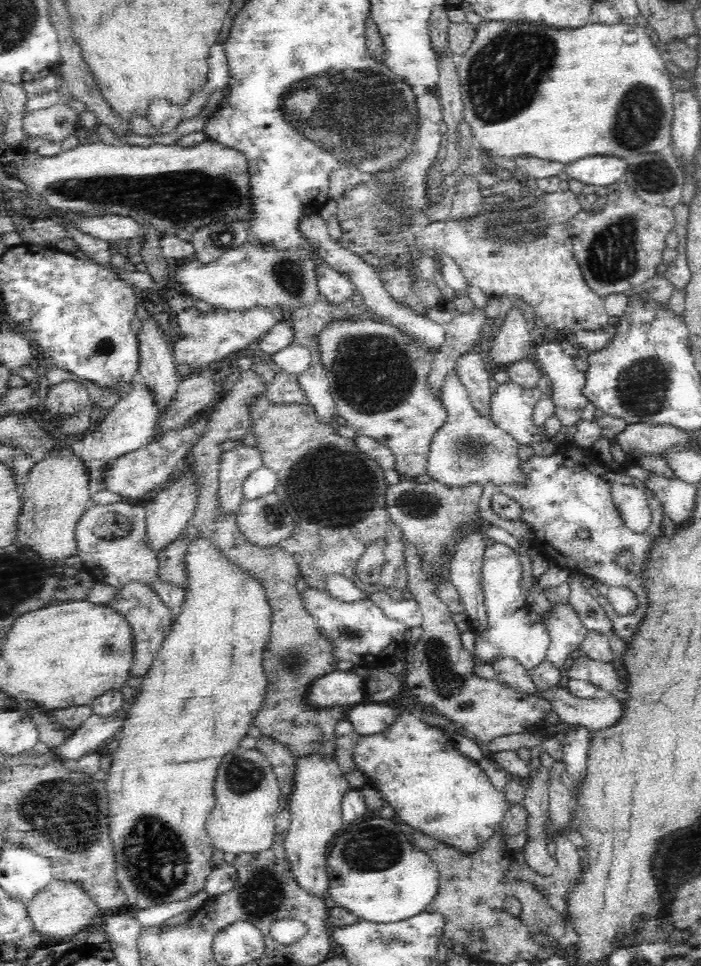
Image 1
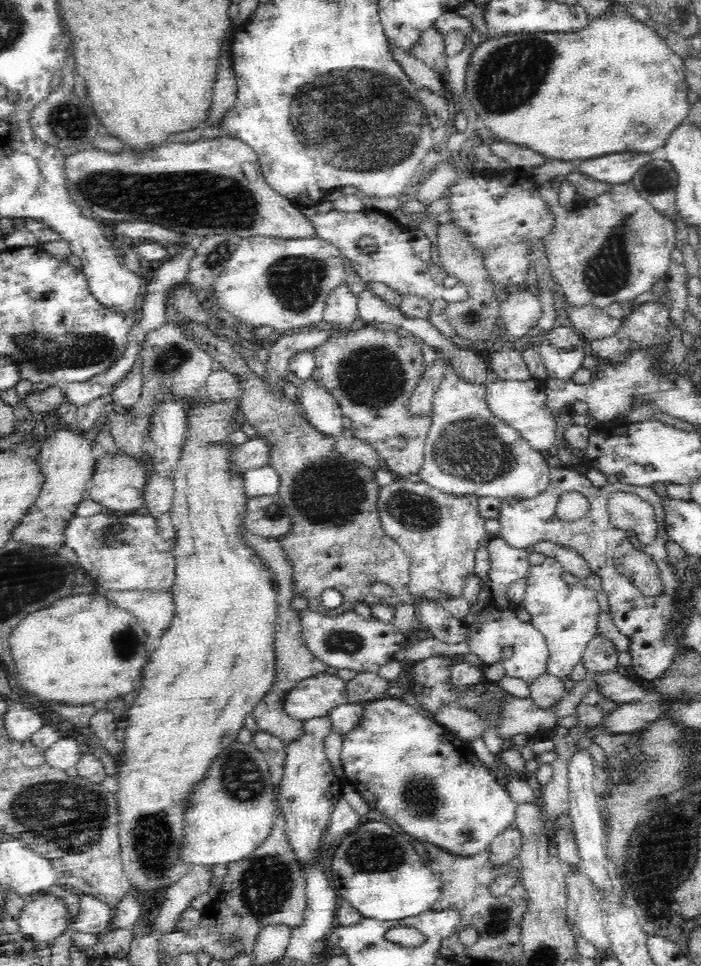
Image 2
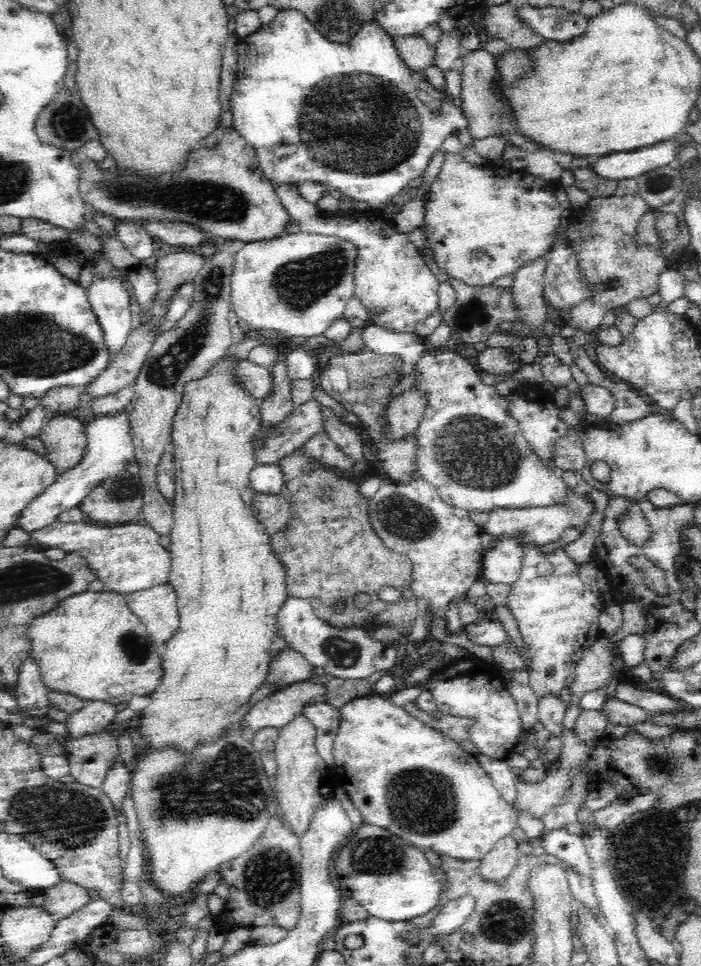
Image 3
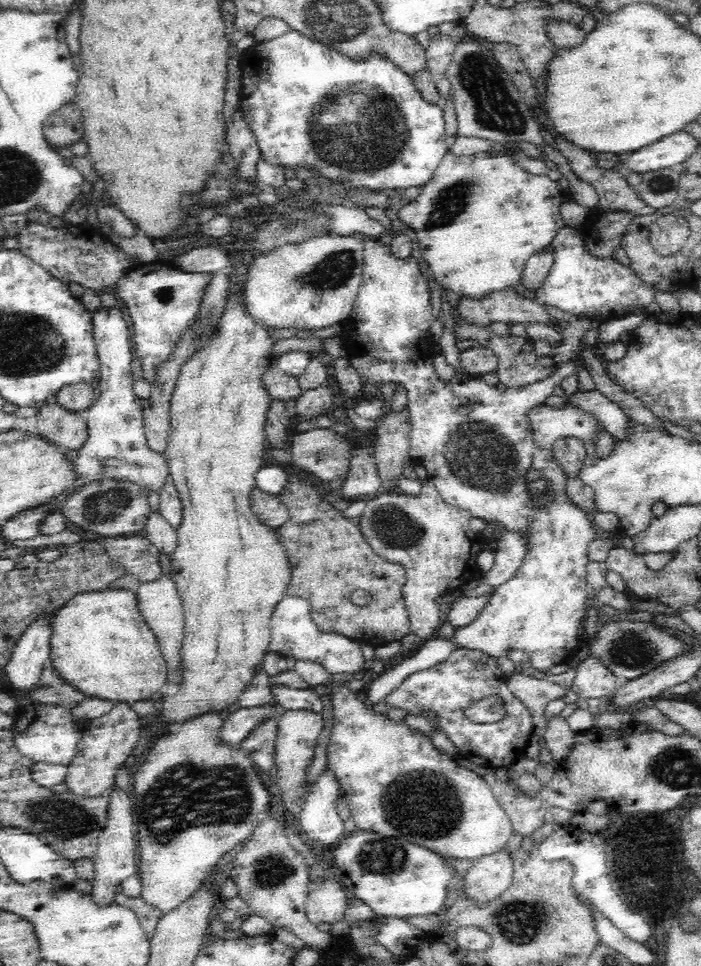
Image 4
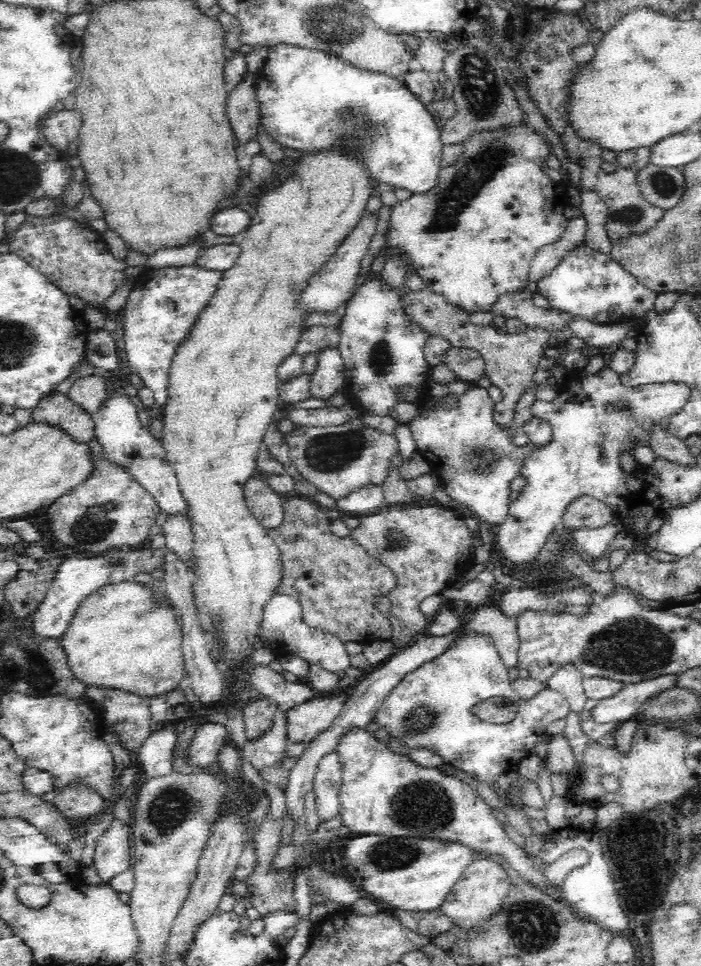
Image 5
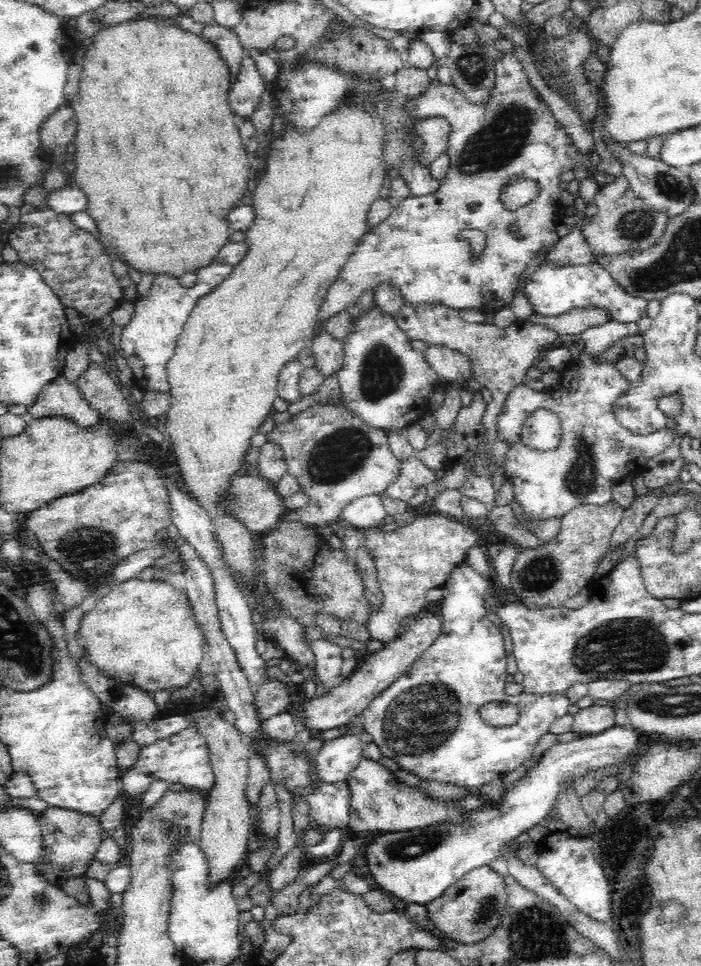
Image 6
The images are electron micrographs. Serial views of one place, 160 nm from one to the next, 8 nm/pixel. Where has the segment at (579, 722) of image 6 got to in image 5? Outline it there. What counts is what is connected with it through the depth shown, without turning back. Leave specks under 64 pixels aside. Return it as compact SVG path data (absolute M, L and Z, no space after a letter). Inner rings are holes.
M664 673L634 684L625 684L614 697L597 701L591 719L597 723L622 722L637 717L646 700L677 687L680 673Z

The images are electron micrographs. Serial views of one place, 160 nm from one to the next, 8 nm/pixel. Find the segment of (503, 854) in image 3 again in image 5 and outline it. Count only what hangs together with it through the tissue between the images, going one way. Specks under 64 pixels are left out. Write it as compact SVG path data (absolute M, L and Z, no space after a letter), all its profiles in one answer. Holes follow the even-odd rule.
M486 857L472 859L469 865L464 868L462 876L447 894L446 900L440 909L446 915L452 917L454 927L468 928L472 925L482 923L489 919L493 912L500 910L508 891L512 885L510 868L500 859Z

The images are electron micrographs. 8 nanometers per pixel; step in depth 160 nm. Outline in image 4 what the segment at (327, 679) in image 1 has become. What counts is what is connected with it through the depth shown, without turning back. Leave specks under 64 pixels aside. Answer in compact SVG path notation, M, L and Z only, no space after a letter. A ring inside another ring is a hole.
M274 700L272 704L232 709L226 720L223 720L220 737L222 737L222 741L238 746L256 726L264 724L264 720L275 719L278 721L282 712L284 712L284 708Z

